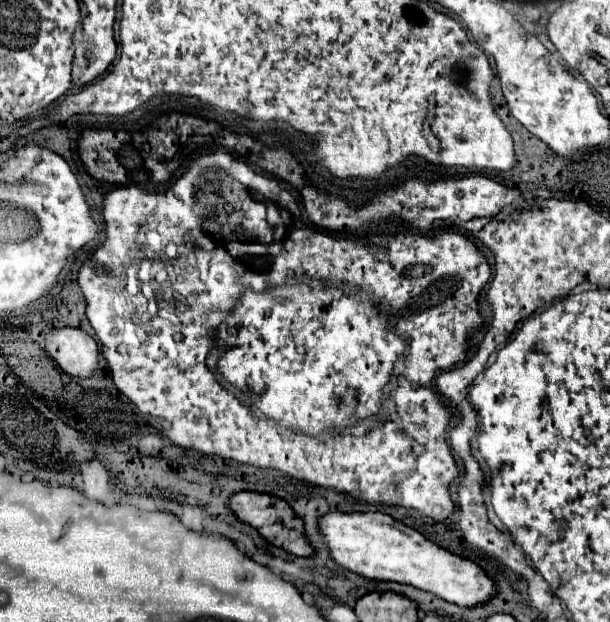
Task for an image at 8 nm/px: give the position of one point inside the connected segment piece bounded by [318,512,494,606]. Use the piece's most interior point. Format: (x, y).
(371, 544)

